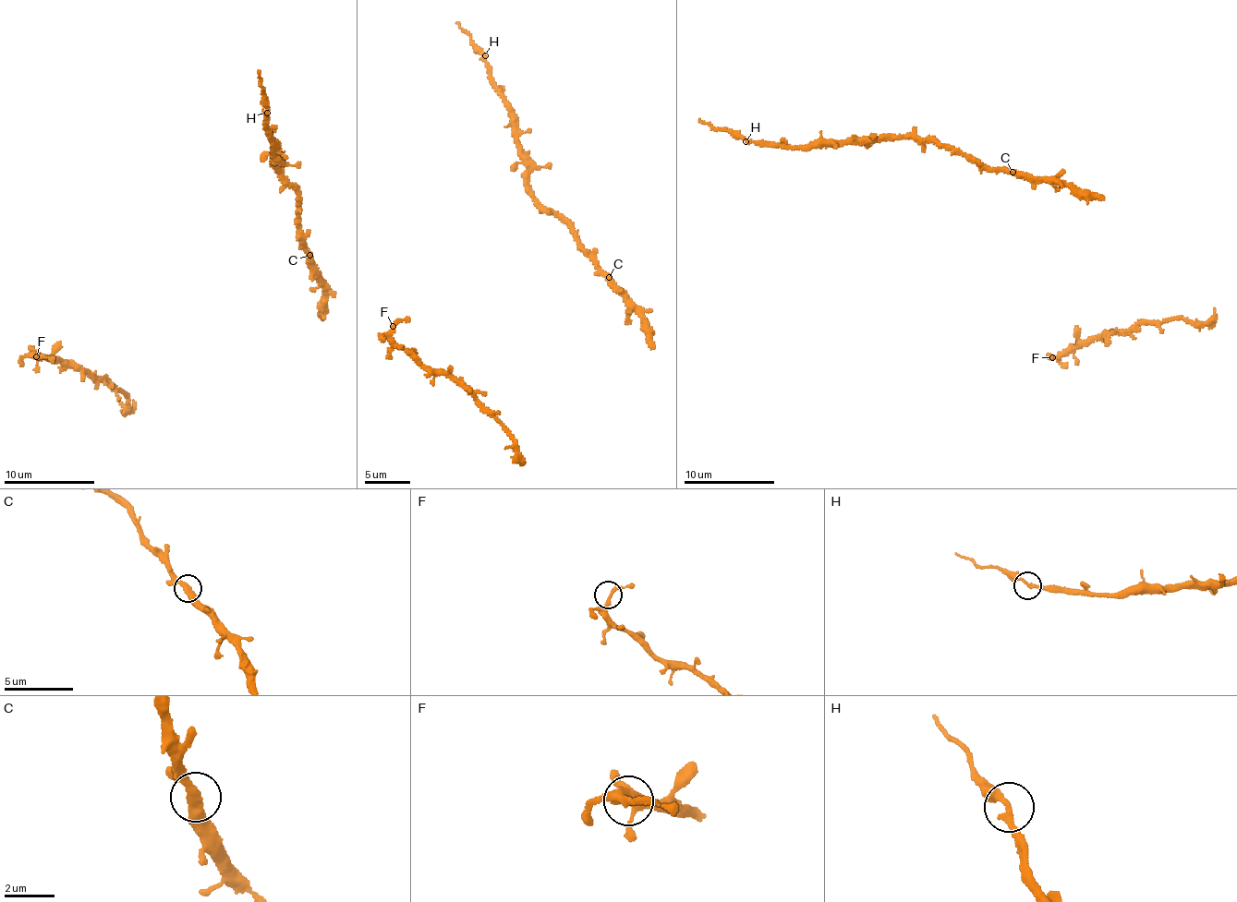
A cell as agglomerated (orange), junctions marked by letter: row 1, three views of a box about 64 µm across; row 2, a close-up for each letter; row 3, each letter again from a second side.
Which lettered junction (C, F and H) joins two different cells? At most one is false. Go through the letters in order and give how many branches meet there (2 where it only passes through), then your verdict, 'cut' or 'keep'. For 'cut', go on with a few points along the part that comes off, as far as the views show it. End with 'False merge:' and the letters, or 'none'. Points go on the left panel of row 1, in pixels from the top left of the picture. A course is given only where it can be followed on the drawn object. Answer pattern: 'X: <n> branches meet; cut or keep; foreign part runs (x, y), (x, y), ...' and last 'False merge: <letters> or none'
C: 2 branches meet; keep
F: 2 branches meet; keep
H: 2 branches meet; cut; foreign part runs (268, 114), (258, 71)
False merge: H

